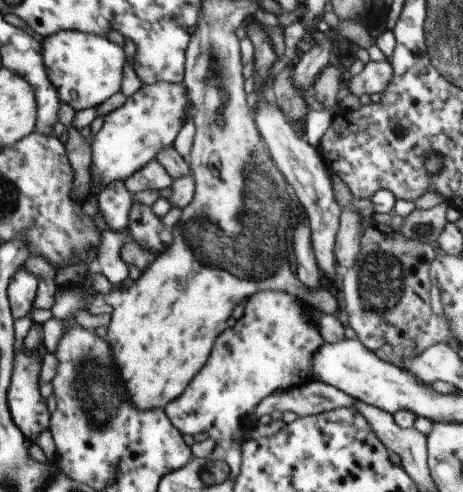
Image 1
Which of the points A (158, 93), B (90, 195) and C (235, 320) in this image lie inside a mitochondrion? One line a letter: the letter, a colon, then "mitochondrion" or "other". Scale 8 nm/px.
A: other
B: other
C: other

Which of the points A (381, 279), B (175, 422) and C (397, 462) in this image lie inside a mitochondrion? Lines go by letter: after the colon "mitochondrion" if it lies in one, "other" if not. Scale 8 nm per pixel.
A: mitochondrion
B: other
C: other

